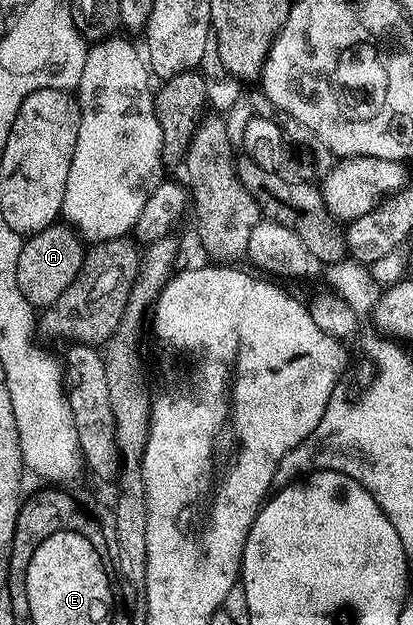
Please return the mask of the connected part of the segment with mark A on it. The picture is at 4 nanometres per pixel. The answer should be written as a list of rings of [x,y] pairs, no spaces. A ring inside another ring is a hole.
[[[57,223],[31,234],[21,244],[18,255],[18,291],[22,291],[33,309],[47,309],[58,299],[58,295],[62,295],[62,291],[66,291],[66,287],[70,287],[70,283],[74,283],[74,275],[78,275],[82,267],[85,252],[86,245],[80,234],[67,224]]]

